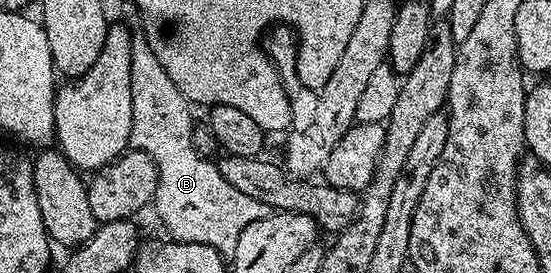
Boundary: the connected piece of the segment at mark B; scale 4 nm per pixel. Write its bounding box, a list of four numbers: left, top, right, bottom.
[131,30,269,256]

